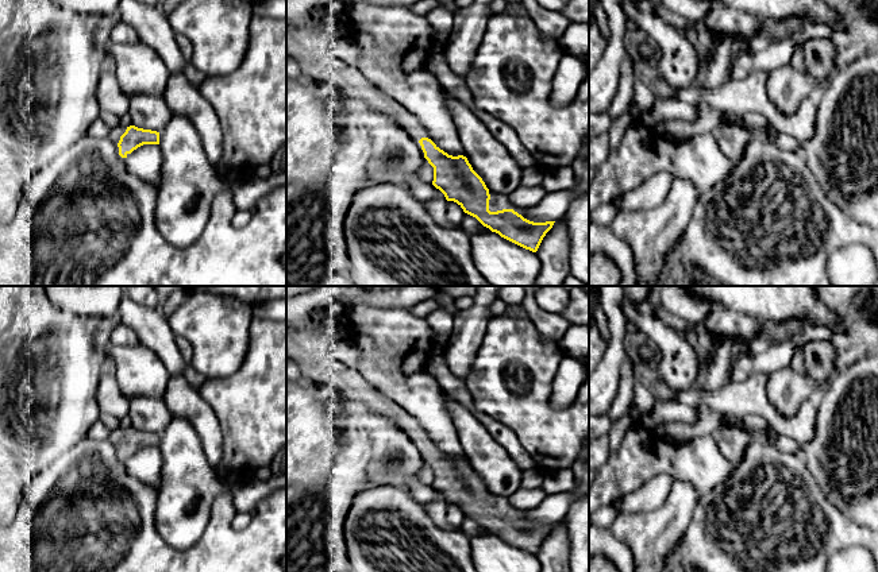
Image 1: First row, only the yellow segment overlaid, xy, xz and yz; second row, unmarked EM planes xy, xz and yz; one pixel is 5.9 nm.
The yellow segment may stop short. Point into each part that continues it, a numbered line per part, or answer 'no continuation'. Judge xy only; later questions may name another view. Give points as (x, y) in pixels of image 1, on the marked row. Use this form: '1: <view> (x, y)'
1: xy (115, 134)

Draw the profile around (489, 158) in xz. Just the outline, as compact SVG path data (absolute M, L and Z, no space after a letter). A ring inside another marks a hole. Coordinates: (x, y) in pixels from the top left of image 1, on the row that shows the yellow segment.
M446 98L458 131L465 156L473 170L493 193L509 194L521 183L523 167L486 127L486 124L463 103Z

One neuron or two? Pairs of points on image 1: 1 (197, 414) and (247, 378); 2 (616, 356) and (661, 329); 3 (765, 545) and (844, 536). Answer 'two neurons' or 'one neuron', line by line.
1: two neurons
2: two neurons
3: one neuron

